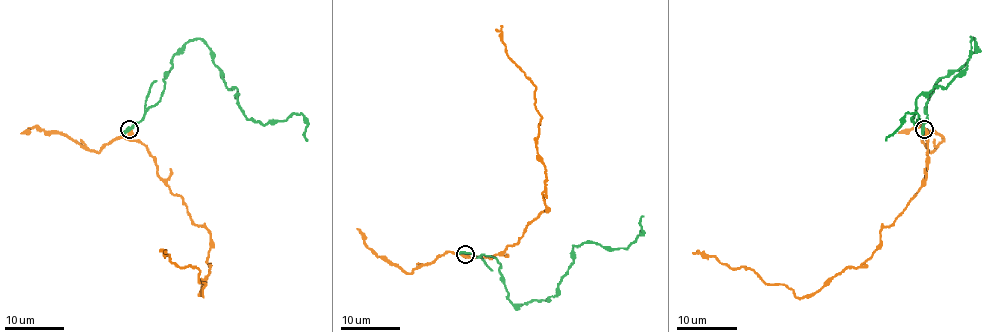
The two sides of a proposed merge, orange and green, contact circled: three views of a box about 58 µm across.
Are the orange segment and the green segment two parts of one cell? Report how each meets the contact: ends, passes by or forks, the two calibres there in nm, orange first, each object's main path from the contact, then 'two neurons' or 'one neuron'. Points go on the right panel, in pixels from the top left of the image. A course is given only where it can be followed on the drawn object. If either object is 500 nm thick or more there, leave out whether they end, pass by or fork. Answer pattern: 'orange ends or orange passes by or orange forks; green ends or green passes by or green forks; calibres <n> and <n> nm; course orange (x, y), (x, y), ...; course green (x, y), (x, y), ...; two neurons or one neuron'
calibres 600 and 320 nm; course orange (924, 129), (926, 178), (915, 194), (885, 226), (873, 255), (817, 291), (797, 297), (753, 271), (693, 252); course green (924, 129), (929, 95), (974, 51), (971, 37), (967, 66), (924, 92), (918, 120), (906, 113), (885, 140); two neurons

